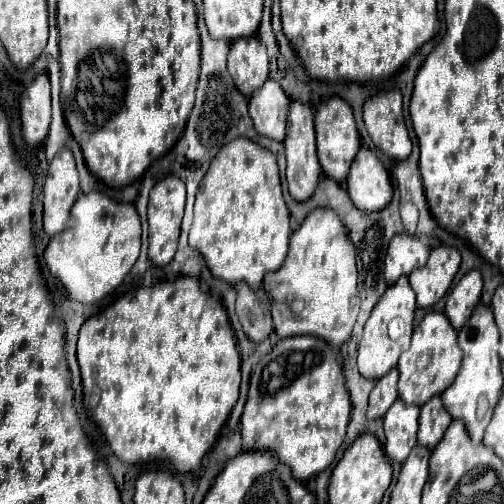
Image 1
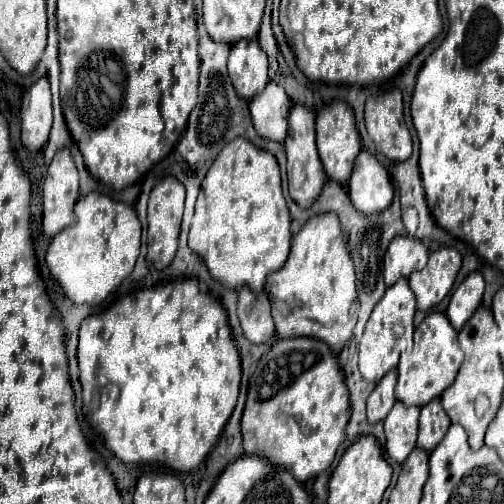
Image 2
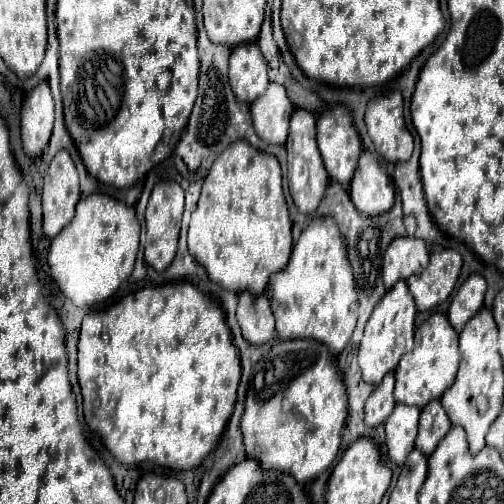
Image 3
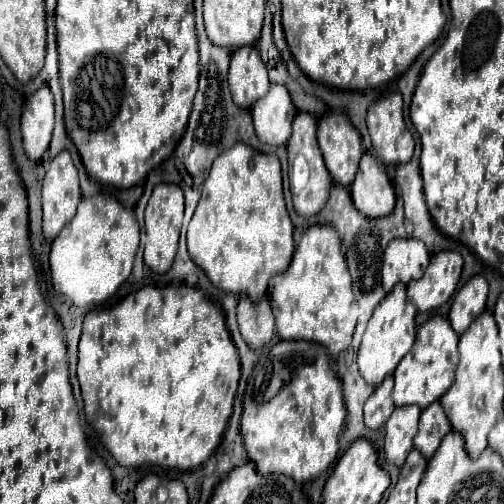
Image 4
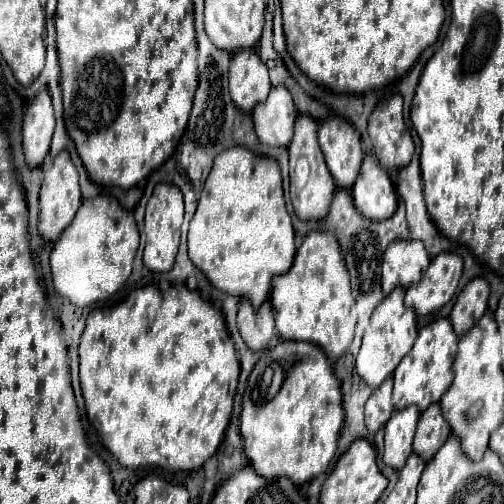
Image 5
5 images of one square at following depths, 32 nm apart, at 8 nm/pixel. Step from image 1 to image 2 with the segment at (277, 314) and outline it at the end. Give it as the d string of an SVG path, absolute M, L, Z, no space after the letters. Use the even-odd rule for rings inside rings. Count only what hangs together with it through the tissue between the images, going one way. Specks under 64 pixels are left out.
M322 212L314 214L296 236L292 236L290 256L286 264L278 270L268 274L264 284L266 294L270 294L272 304L272 316L276 324L276 334L280 338L292 338L292 336L312 336L318 340L324 340L332 350L340 350L350 338L352 330L358 318L358 292L356 292L356 270L350 256L348 240L342 232L340 220L334 212Z

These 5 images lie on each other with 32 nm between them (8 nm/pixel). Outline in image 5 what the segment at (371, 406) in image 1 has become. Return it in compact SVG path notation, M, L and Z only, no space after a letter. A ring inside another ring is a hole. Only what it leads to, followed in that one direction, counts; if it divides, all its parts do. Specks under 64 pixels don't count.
M388 376L382 382L382 386L376 388L372 392L372 396L368 398L368 402L366 402L364 414L366 414L366 426L368 426L368 430L378 432L388 422L390 414L394 412L390 396L392 396L392 378Z

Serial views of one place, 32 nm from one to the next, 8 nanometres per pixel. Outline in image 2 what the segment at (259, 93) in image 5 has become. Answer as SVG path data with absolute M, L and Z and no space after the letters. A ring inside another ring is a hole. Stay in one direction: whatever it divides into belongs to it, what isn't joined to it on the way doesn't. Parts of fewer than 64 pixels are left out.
M238 40L230 48L228 74L240 96L250 100L268 82L268 56L258 40Z

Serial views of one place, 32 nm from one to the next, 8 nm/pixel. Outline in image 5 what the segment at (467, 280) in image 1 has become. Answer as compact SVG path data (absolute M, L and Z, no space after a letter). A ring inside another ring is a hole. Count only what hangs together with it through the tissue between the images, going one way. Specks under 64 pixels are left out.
M484 278L470 280L458 294L450 312L454 332L458 336L468 332L468 328L472 328L472 324L476 324L480 316L484 316L486 304L488 304L488 282Z

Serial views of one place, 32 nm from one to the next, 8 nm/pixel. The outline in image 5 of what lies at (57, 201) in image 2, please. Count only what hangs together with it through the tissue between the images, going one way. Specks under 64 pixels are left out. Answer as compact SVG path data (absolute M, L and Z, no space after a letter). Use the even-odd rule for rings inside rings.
M64 150L54 158L52 168L44 174L44 182L42 182L42 190L40 190L40 224L38 224L38 230L40 230L44 240L54 242L60 236L60 232L76 216L80 200L82 200L82 196L80 196L80 186L78 186L78 172L70 160L70 154Z

